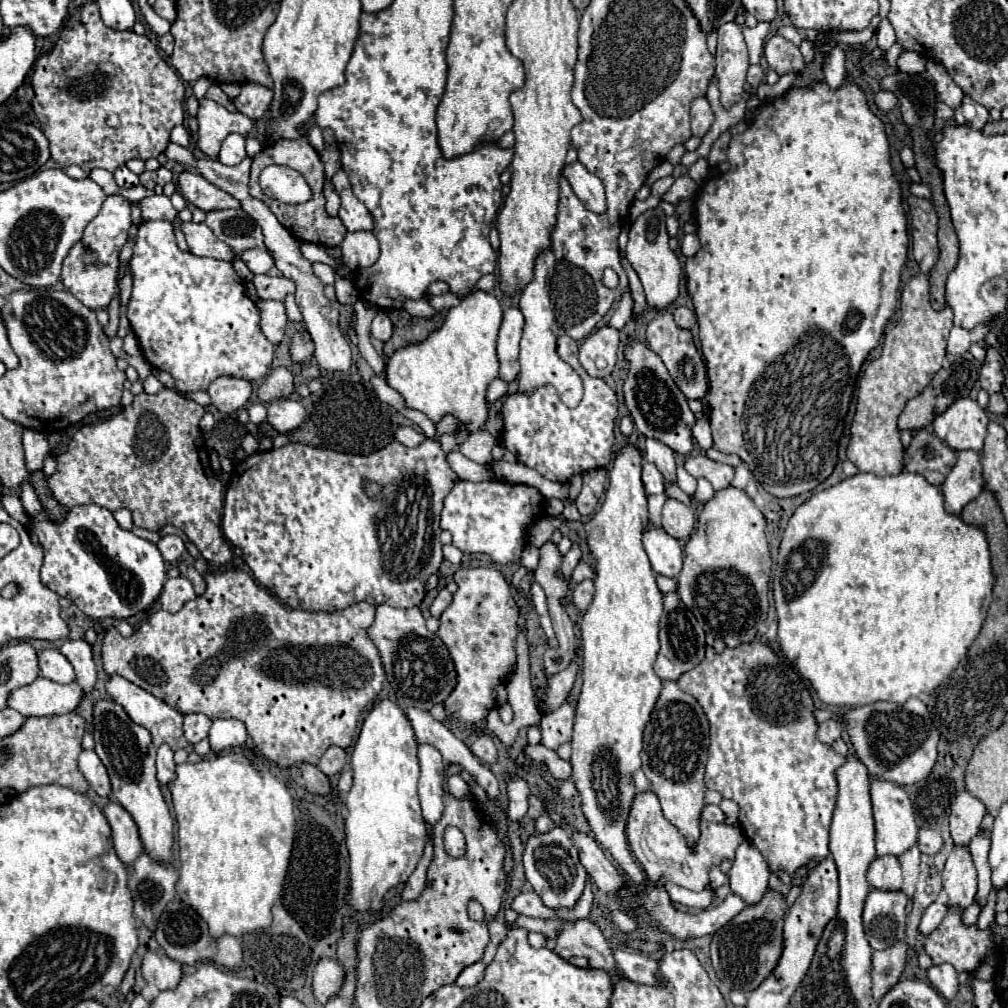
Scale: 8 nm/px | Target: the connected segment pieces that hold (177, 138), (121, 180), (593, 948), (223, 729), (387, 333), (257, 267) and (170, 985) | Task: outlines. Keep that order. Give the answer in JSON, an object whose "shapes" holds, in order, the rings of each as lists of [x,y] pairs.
{"shapes":[[[[176,126],[176,128],[172,130],[172,134],[170,134],[170,142],[176,142],[176,144],[180,144],[180,146],[188,146],[188,142],[190,142],[188,130],[186,130],[184,126]]],[[[120,166],[114,172],[114,178],[116,178],[116,184],[120,188],[134,188],[134,186],[138,186],[138,176],[134,172],[130,172],[126,166]]],[[[588,918],[564,924],[560,934],[556,934],[554,952],[566,960],[572,956],[586,956],[590,960],[590,968],[606,970],[614,978],[614,982],[618,980],[614,972],[612,950],[598,926]]],[[[236,718],[228,720],[214,720],[212,728],[208,732],[208,740],[212,746],[212,752],[220,752],[230,746],[242,746],[246,742],[246,726],[244,722]]],[[[378,312],[376,314],[376,318],[372,320],[372,336],[374,338],[378,338],[378,340],[382,340],[382,342],[388,342],[390,340],[390,336],[392,336],[392,322],[390,322],[390,318],[386,316],[386,312]]],[[[258,248],[246,250],[242,254],[242,260],[252,274],[266,274],[274,266],[274,260],[270,258],[270,254],[266,250],[258,250]]],[[[146,952],[142,962],[142,976],[158,990],[174,990],[182,978],[182,964],[156,952]]]]}

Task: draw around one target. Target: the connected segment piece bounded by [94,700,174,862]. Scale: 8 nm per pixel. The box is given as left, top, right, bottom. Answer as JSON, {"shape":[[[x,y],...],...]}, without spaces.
{"shape":[[[100,700],[94,708],[94,740],[96,740],[96,754],[100,756],[100,760],[104,762],[106,770],[108,770],[108,776],[110,776],[110,782],[112,782],[112,800],[118,802],[136,822],[138,826],[138,832],[140,832],[140,840],[144,844],[144,850],[146,854],[150,854],[150,858],[158,858],[158,862],[172,862],[172,844],[174,844],[174,836],[172,836],[172,830],[174,830],[174,820],[170,816],[170,810],[168,810],[168,804],[162,796],[162,790],[160,790],[160,784],[156,780],[156,748],[152,744],[152,738],[150,738],[150,732],[138,724],[134,724],[128,714],[124,712],[122,706],[118,706],[116,702],[112,700]]]}

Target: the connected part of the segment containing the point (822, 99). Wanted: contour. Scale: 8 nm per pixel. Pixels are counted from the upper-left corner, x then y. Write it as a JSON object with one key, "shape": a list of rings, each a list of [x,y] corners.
{"shape":[[[848,78],[842,88],[832,90],[826,82],[810,88],[794,88],[788,94],[766,104],[768,110],[756,114],[750,130],[736,134],[728,148],[730,170],[702,184],[696,196],[696,224],[702,248],[686,260],[688,292],[700,322],[700,346],[708,370],[708,406],[714,448],[724,454],[740,456],[760,486],[774,498],[792,498],[814,490],[822,484],[838,464],[838,444],[844,434],[844,418],[848,414],[860,366],[868,354],[880,344],[886,324],[896,312],[898,286],[902,266],[906,264],[908,232],[902,208],[900,186],[892,176],[888,138],[880,118],[872,114],[866,94]]]}

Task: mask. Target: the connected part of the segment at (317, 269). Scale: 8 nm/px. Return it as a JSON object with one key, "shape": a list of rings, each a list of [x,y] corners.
{"shape":[[[314,262],[312,266],[314,266],[314,274],[320,278],[320,282],[322,282],[322,284],[334,284],[336,274],[334,274],[332,266],[322,264],[322,262]]]}

